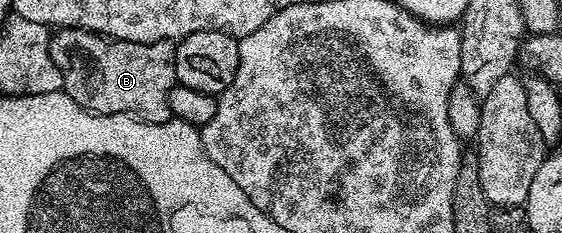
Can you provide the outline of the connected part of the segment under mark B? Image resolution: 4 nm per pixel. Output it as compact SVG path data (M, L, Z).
M56 28L51 35L51 54L55 66L61 71L63 76L62 92L69 94L72 99L83 109L88 109L90 113L125 113L134 115L141 121L148 121L154 125L160 125L172 120L171 108L169 107L169 91L176 85L175 79L175 45L170 40L148 41L147 43L137 43L136 41L117 41L108 39L98 33L91 33L88 29L64 29Z

